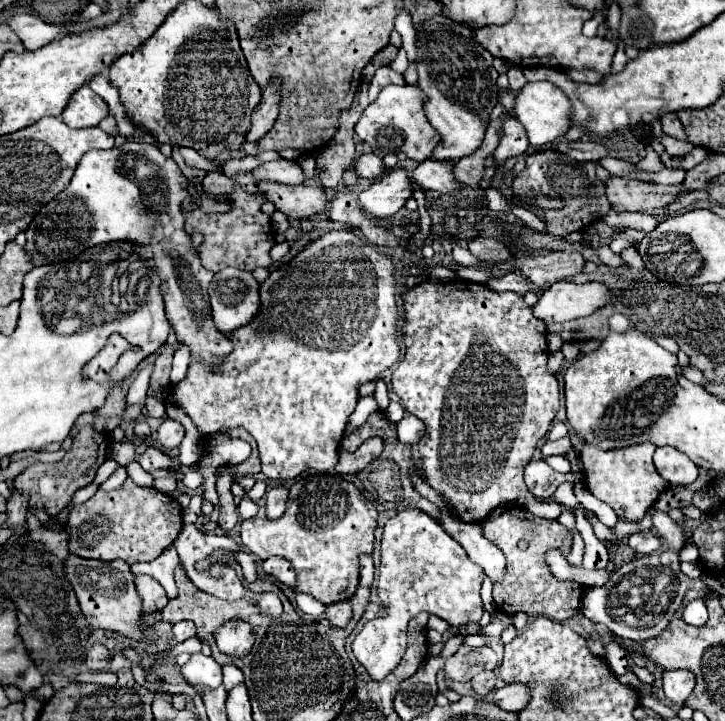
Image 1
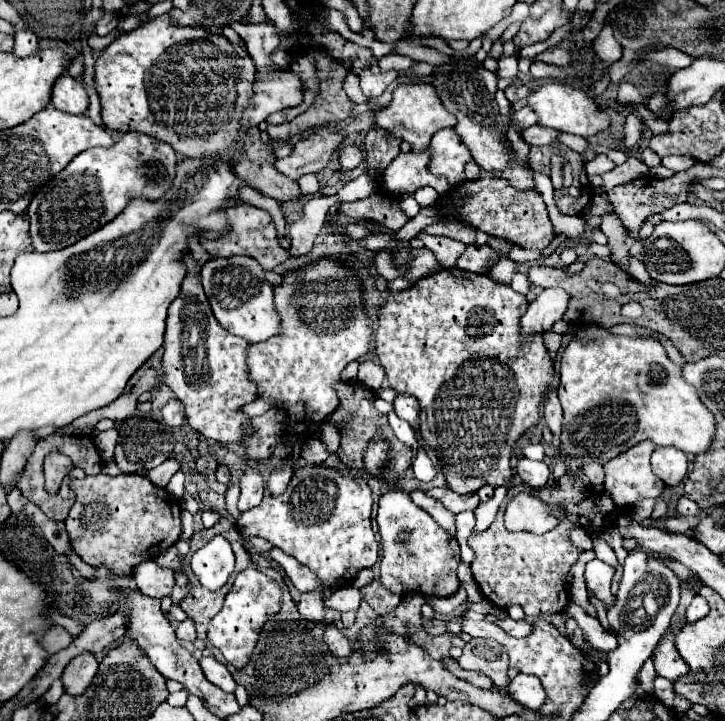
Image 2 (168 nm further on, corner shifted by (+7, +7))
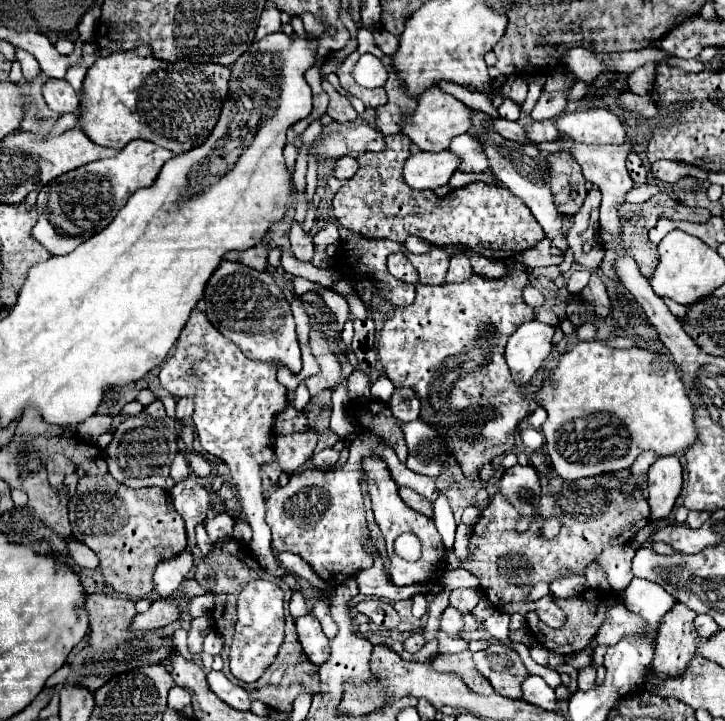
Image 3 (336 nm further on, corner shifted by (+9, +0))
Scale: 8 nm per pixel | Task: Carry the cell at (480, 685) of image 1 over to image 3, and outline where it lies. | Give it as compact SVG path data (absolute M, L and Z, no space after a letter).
M460 652L460 654L438 654L432 662L432 668L438 672L448 672L448 674L458 674L468 688L472 688L476 694L492 694L494 688L482 674L476 672L472 664L472 652Z

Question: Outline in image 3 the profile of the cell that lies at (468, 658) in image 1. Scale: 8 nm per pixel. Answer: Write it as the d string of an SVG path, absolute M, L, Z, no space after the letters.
M496 642L486 650L474 652L472 660L476 664L476 670L480 670L484 678L488 678L498 694L506 698L520 698L520 684L528 676L528 670L512 648Z

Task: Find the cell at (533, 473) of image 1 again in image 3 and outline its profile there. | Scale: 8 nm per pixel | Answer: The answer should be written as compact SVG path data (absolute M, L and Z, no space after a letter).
M512 466L500 480L500 492L516 506L522 520L516 524L516 532L524 532L530 526L530 518L540 500L540 478L532 466Z

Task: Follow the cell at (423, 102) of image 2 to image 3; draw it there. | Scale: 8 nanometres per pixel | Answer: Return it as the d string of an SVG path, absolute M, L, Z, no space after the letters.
M432 86L418 98L418 106L414 108L414 112L404 114L402 134L406 134L420 150L442 152L448 148L448 142L454 136L460 136L470 128L470 112L472 110L466 104L462 104L454 96L442 92L440 88Z

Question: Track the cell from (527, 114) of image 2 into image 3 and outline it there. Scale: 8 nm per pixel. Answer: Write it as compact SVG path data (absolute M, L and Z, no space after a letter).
M568 88L564 92L542 92L540 100L536 102L530 118L534 122L542 122L542 120L548 120L548 118L554 118L558 112L562 112L566 108L566 94L568 94Z

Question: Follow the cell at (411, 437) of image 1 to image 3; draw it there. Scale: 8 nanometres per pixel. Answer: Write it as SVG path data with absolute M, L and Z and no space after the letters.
M410 388L394 390L394 394L386 402L386 406L392 410L394 418L398 418L402 422L412 422L420 414L420 400L416 398L416 392Z

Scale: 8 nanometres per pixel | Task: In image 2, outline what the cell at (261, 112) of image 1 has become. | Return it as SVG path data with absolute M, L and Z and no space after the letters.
M232 22L229 26L233 28L246 43L250 57L254 59L258 71L266 71L266 67L274 67L270 61L270 53L278 47L280 43L280 29L272 23L242 23Z

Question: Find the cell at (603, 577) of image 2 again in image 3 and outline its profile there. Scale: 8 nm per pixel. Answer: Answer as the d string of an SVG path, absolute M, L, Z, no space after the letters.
M616 602L610 606L608 614L604 616L604 626L600 626L596 642L614 646L620 638L642 630L644 630L644 620L634 612L630 612L622 602Z

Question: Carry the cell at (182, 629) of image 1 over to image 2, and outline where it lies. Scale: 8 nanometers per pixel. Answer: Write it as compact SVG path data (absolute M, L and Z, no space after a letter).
M186 619L186 621L178 623L178 625L176 625L176 635L178 635L178 639L182 639L182 641L194 641L194 639L196 639L194 621L192 621L192 619Z

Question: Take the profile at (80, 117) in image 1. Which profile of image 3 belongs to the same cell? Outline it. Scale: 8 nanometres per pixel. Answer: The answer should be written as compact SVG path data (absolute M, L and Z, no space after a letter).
M50 78L44 84L44 100L46 104L58 112L58 114L68 114L68 112L78 112L80 106L80 98L78 94L72 90L72 86L66 80L56 80Z

